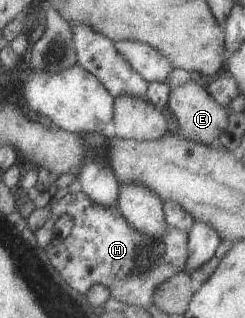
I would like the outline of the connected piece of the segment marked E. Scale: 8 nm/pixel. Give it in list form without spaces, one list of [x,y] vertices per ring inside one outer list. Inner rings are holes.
[[[187,81],[170,88],[167,104],[178,121],[179,132],[184,139],[211,146],[217,144],[219,133],[226,127],[226,108],[217,104],[205,90],[204,83]]]

